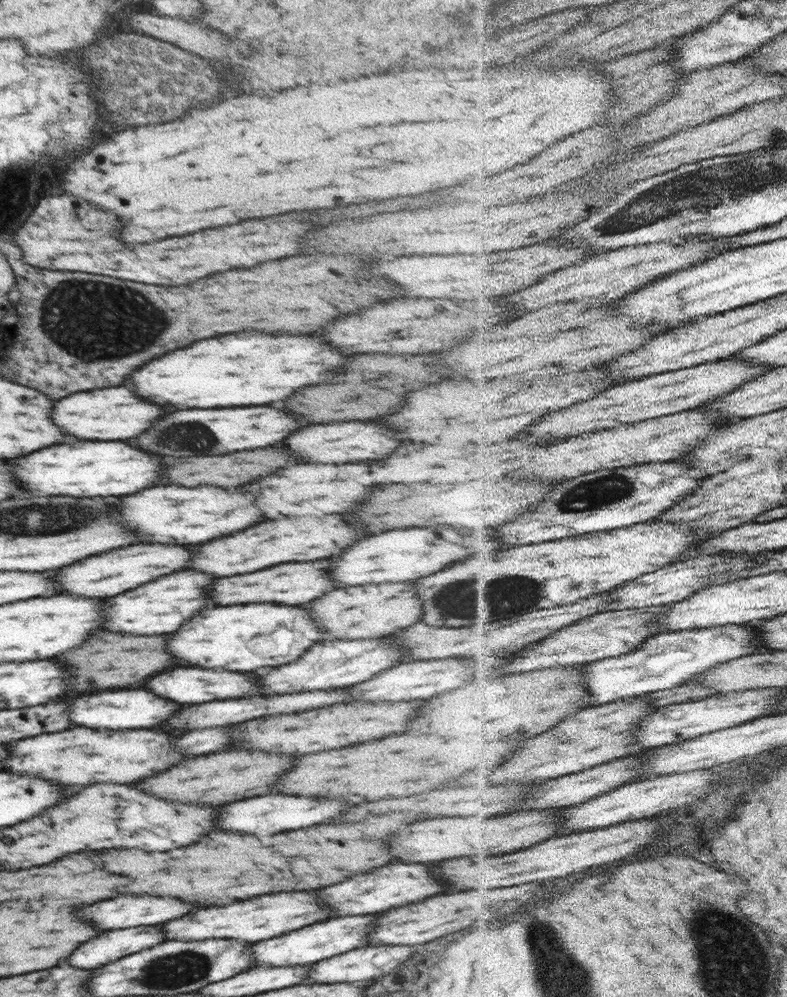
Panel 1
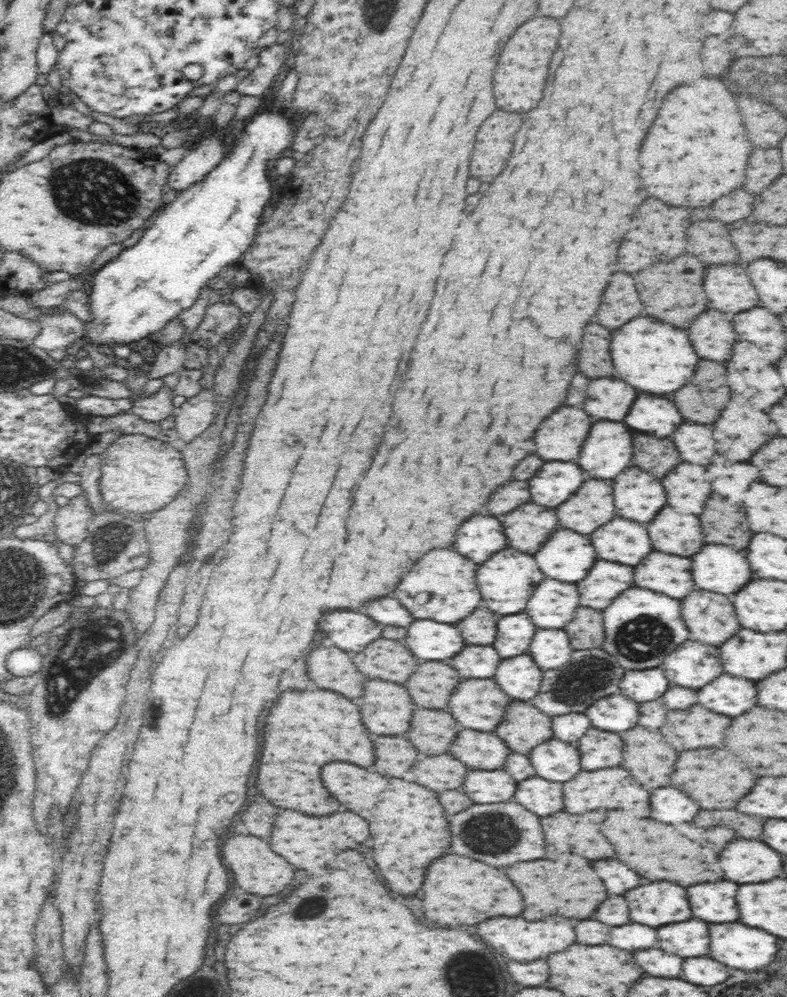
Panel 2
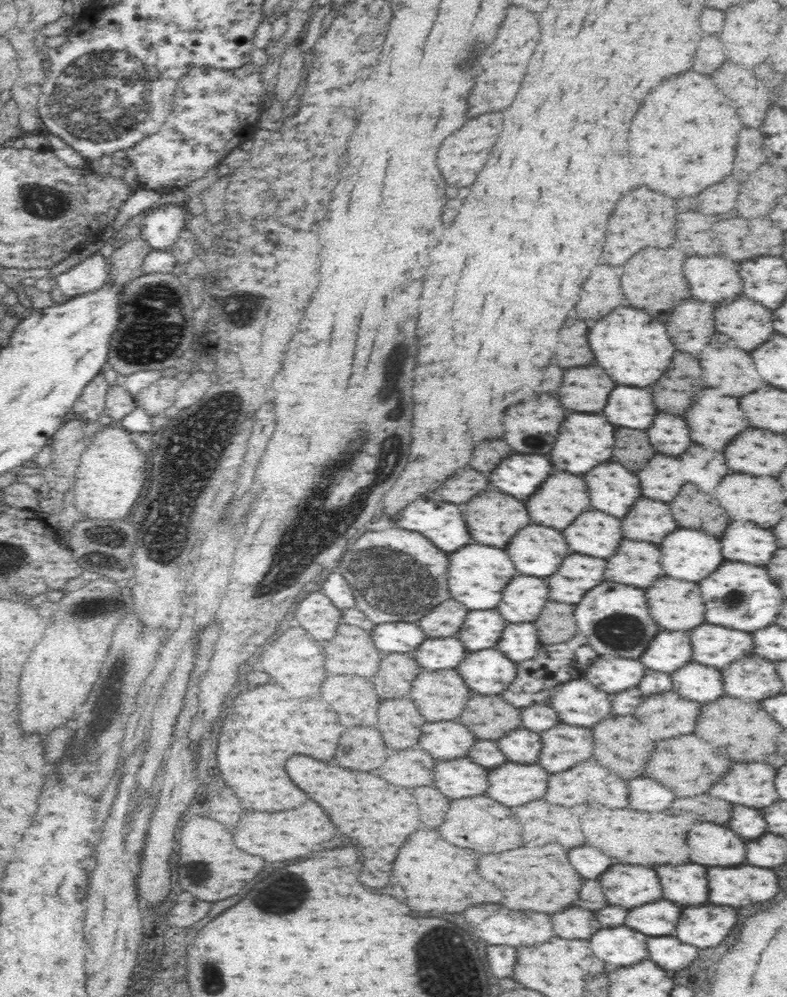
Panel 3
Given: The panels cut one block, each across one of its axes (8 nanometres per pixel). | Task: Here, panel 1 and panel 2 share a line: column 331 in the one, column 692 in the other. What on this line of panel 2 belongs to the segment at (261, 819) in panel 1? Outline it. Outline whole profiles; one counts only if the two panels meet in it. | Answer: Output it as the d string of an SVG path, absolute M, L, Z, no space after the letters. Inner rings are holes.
M676 788L654 790L650 800L652 800L652 818L666 824L690 822L700 812L700 806Z

